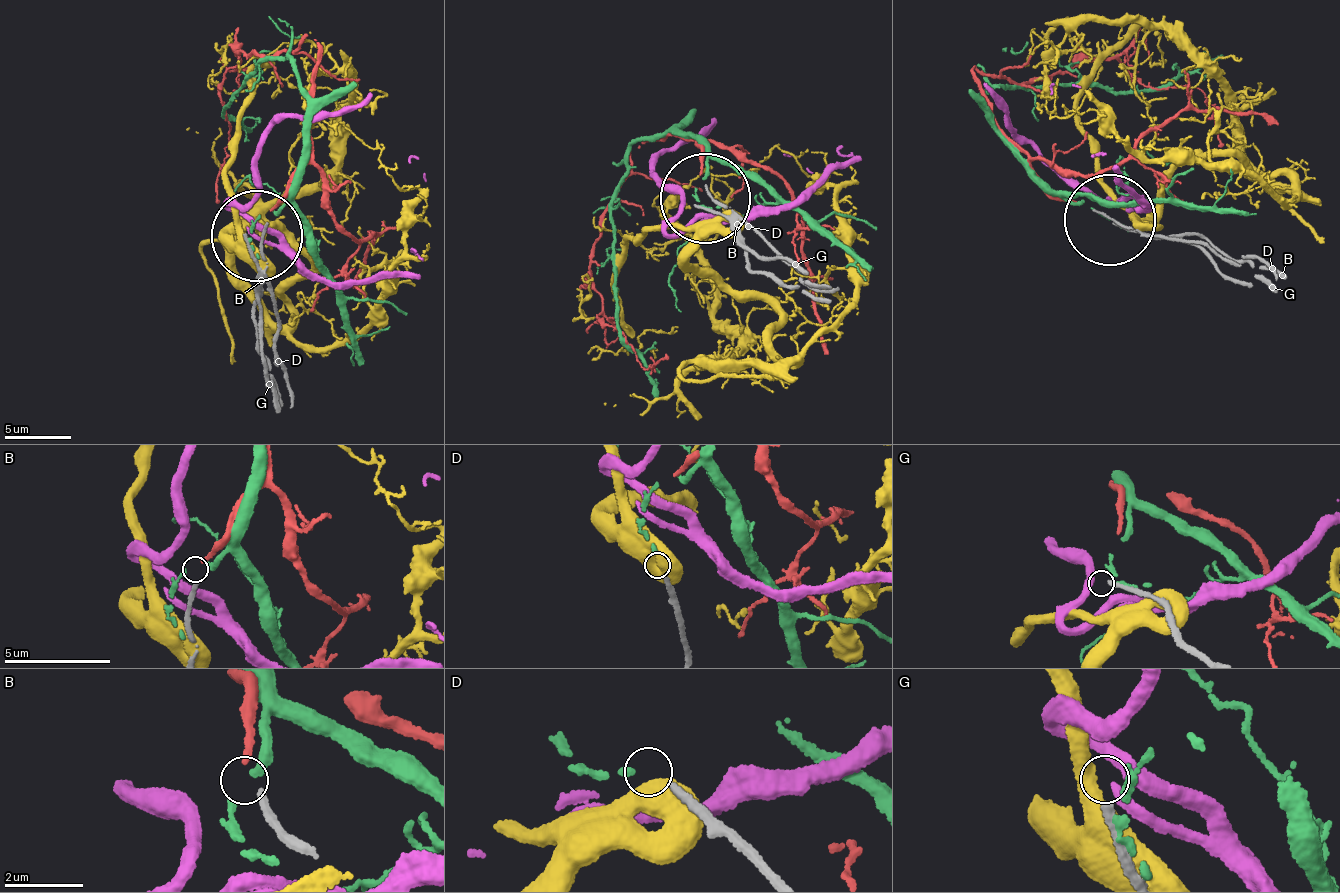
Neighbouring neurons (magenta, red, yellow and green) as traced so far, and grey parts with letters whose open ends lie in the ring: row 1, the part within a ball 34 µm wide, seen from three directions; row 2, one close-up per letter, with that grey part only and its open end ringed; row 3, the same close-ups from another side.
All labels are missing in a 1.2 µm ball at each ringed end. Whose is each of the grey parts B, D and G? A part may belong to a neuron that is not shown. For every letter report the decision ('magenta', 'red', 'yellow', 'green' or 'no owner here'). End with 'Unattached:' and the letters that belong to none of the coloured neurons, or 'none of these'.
B: no owner here
D: green
G: no owner here
Unattached: B, G

